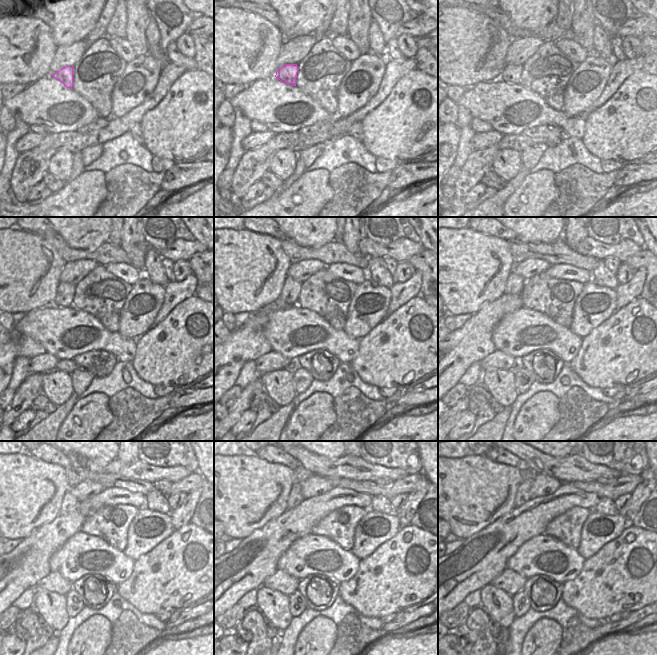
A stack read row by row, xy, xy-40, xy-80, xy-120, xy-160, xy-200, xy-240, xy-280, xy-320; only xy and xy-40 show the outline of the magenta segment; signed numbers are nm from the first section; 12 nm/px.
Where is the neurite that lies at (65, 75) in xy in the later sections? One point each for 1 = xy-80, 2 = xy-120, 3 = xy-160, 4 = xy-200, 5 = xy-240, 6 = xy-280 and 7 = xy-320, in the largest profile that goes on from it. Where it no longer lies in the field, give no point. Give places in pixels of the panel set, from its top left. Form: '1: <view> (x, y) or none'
1: xy-80 (511, 73)
2: xy-120 (65, 292)
3: xy-160 (290, 291)
4: xy-200 (515, 283)
5: xy-240 (69, 503)
6: xy-280 (295, 498)
7: xy-320 (522, 495)

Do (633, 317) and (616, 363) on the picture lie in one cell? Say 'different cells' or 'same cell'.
same cell

